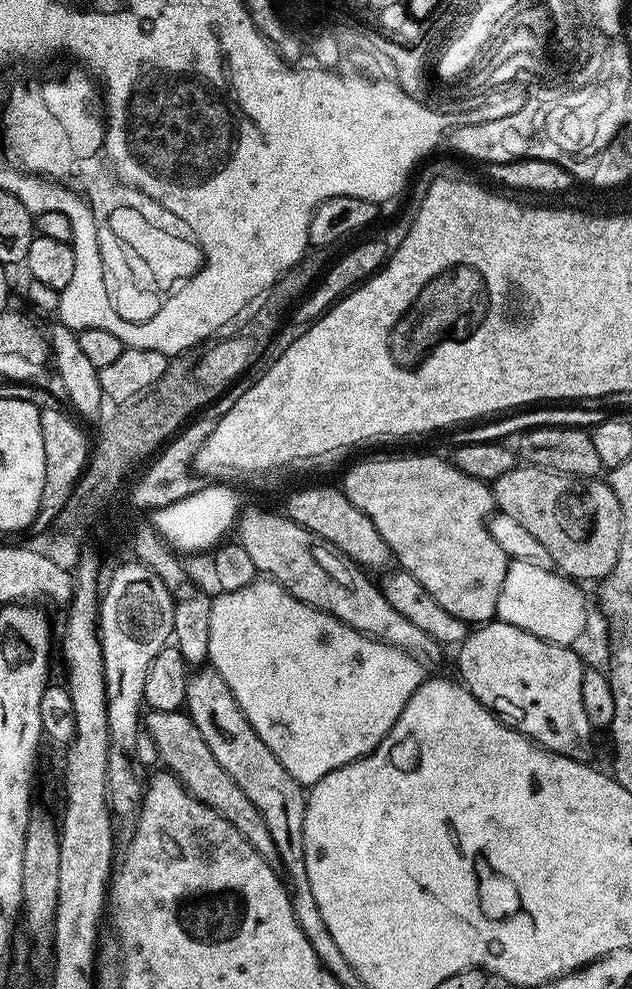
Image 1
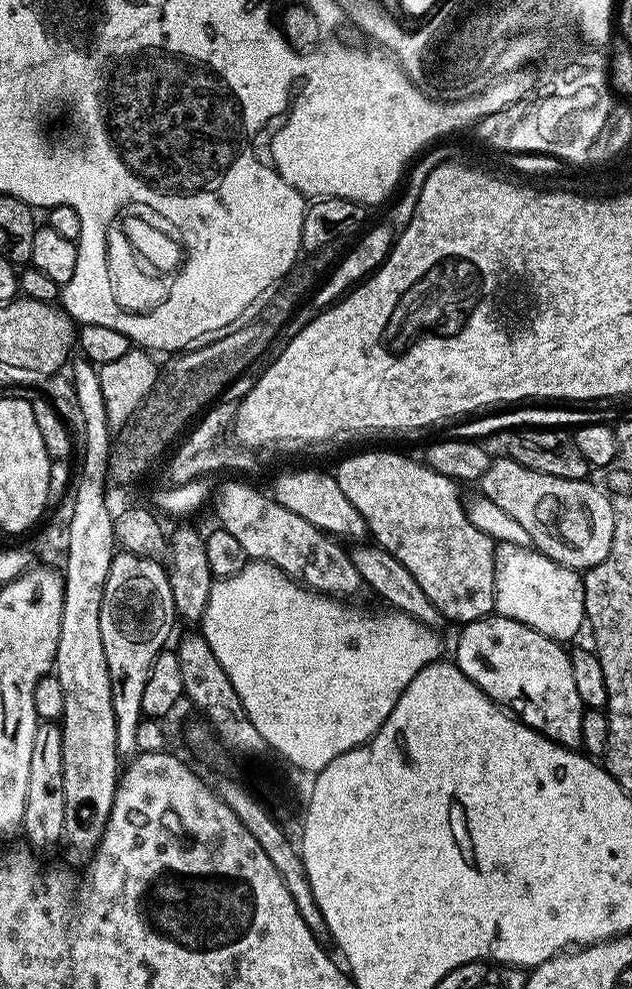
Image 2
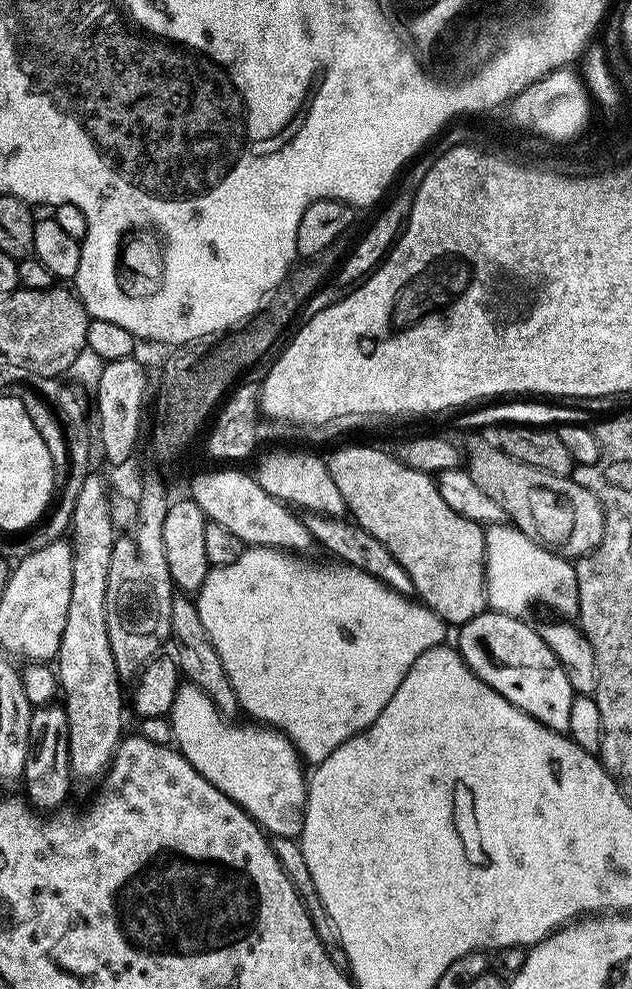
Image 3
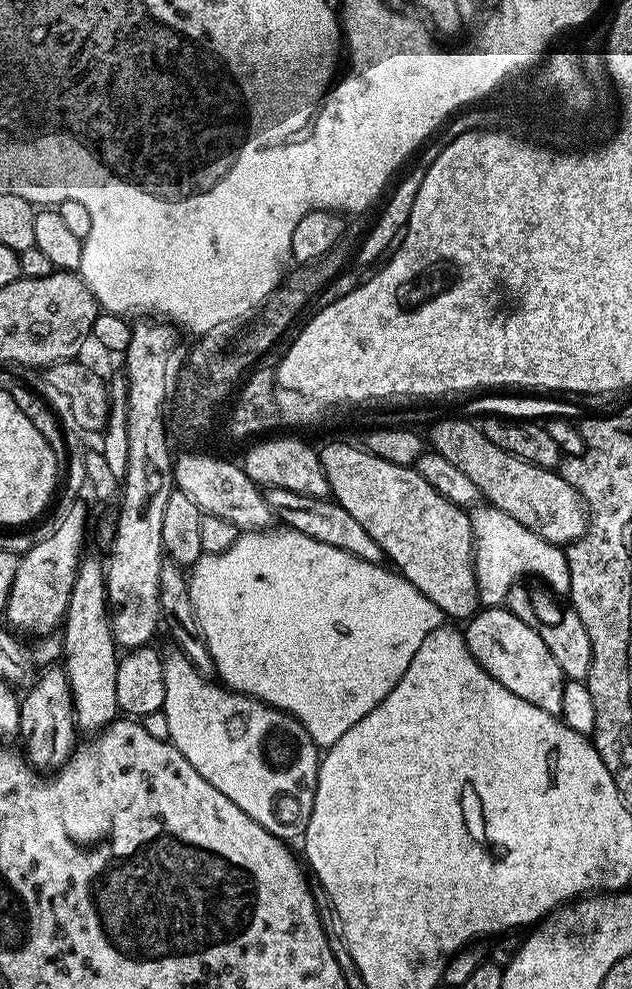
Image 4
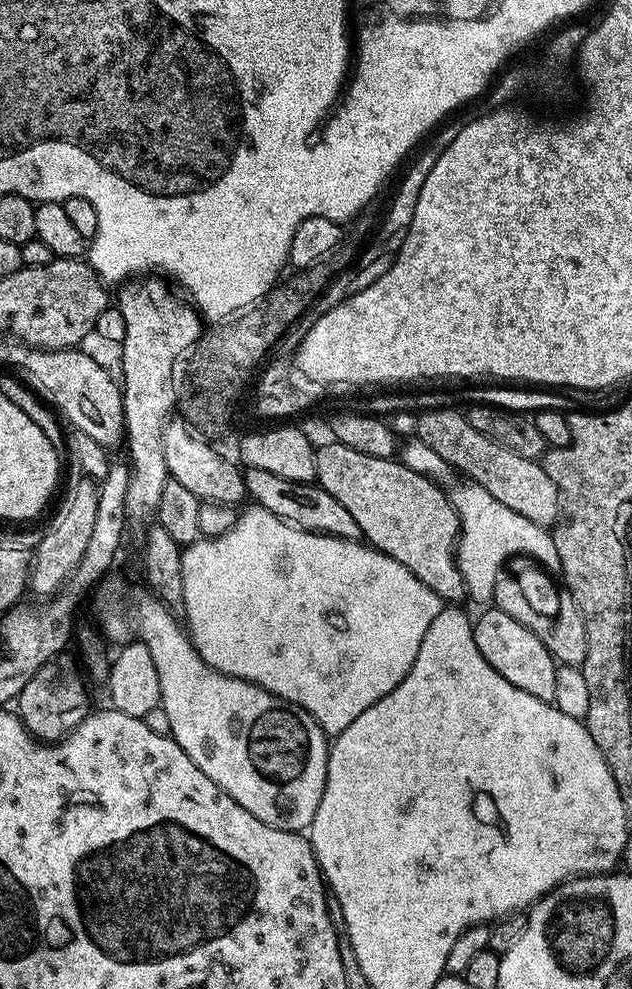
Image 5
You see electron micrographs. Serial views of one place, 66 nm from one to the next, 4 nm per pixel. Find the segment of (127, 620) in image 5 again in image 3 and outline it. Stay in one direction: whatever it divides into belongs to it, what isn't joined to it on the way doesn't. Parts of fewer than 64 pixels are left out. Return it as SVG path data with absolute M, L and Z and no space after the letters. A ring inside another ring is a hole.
M184 682L181 683L180 687L176 690L176 697L174 698L174 702L172 703L172 711L170 713L170 719L172 721L172 739L174 741L175 747L178 751L186 757L186 759L190 762L190 766L194 766L194 770L198 770L198 774L202 774L202 778L206 778L210 783L213 784L215 788L222 794L226 794L233 802L235 802L238 807L243 808L245 812L248 813L249 816L252 817L253 820L256 821L257 824L260 825L261 828L264 829L265 833L271 834L273 837L277 836L290 836L293 838L299 837L300 831L304 828L304 807L306 806L306 802L308 801L308 782L306 779L306 764L305 761L302 759L300 752L296 749L295 744L293 744L292 739L290 739L286 733L281 732L278 728L269 728L259 722L247 722L248 724L232 724L236 722L229 722L225 717L222 715L221 712L214 706L214 702L210 699L210 697L202 691L201 688L198 686L194 686L193 684Z

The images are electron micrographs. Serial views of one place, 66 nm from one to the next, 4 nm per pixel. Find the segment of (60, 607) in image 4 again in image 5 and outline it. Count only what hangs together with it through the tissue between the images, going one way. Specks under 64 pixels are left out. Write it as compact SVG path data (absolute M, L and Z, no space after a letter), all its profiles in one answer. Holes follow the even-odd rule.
M81 478L67 485L64 497L60 500L60 505L56 508L56 513L52 516L52 521L48 524L48 529L43 529L40 543L31 553L32 566L28 573L29 589L37 592L37 597L51 598L71 581L72 573L76 571L82 558L86 554L86 546L90 539L90 533L94 527L94 518L98 511L98 484L97 481L89 478Z

